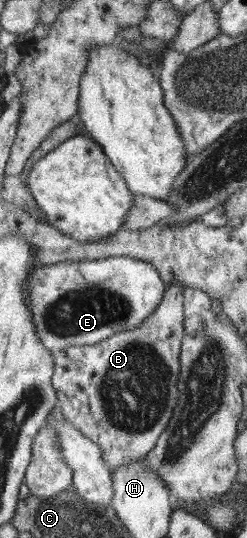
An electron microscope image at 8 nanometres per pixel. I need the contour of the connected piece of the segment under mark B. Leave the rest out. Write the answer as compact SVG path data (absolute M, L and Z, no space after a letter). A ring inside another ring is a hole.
M173 281L169 287L157 310L136 329L123 330L93 345L71 346L54 352L52 386L56 388L63 416L101 448L111 472L147 456L168 426L178 400L179 356L184 334L183 293L186 287L179 281Z

